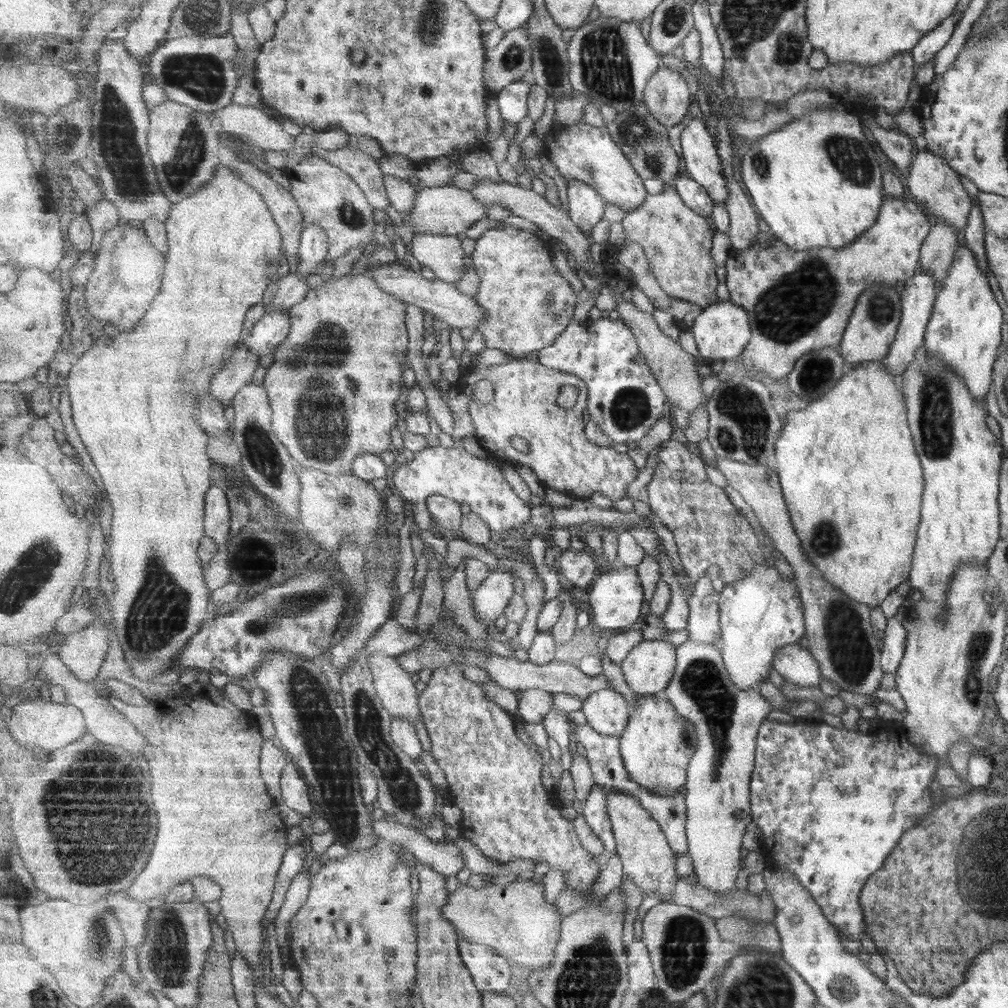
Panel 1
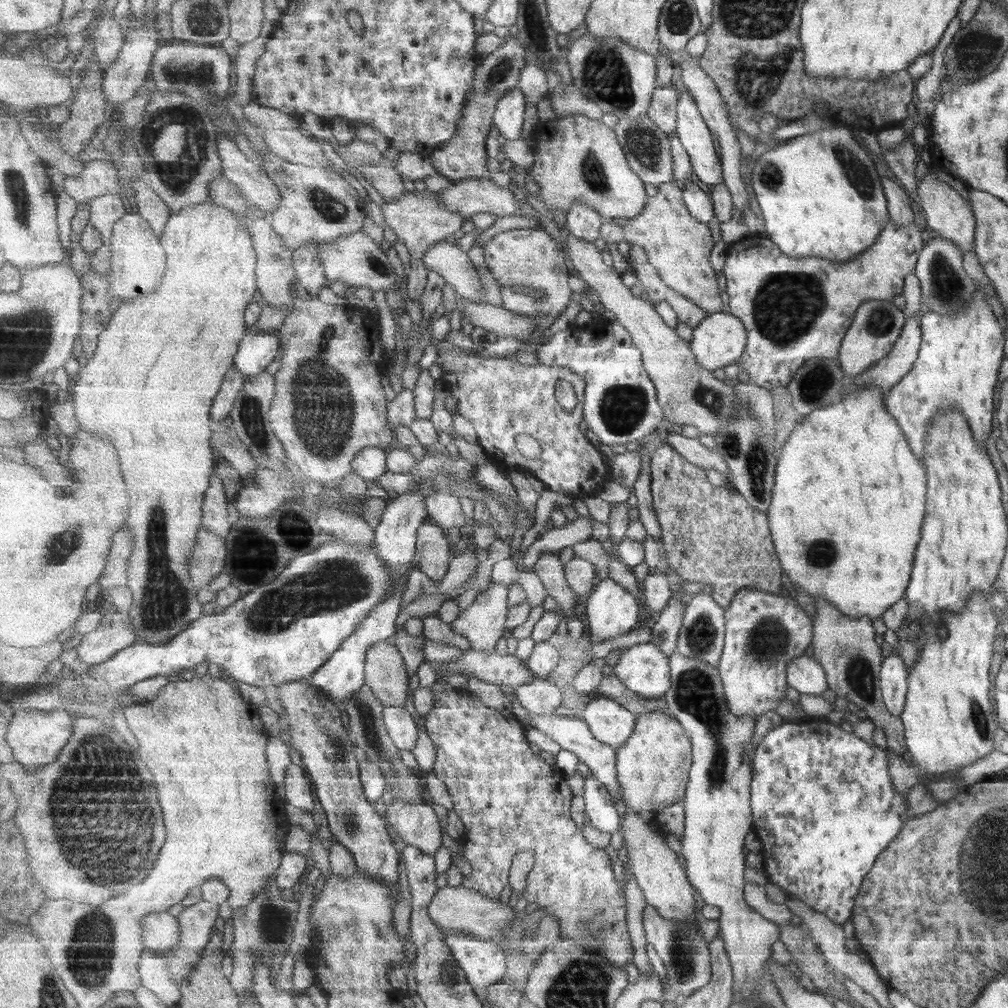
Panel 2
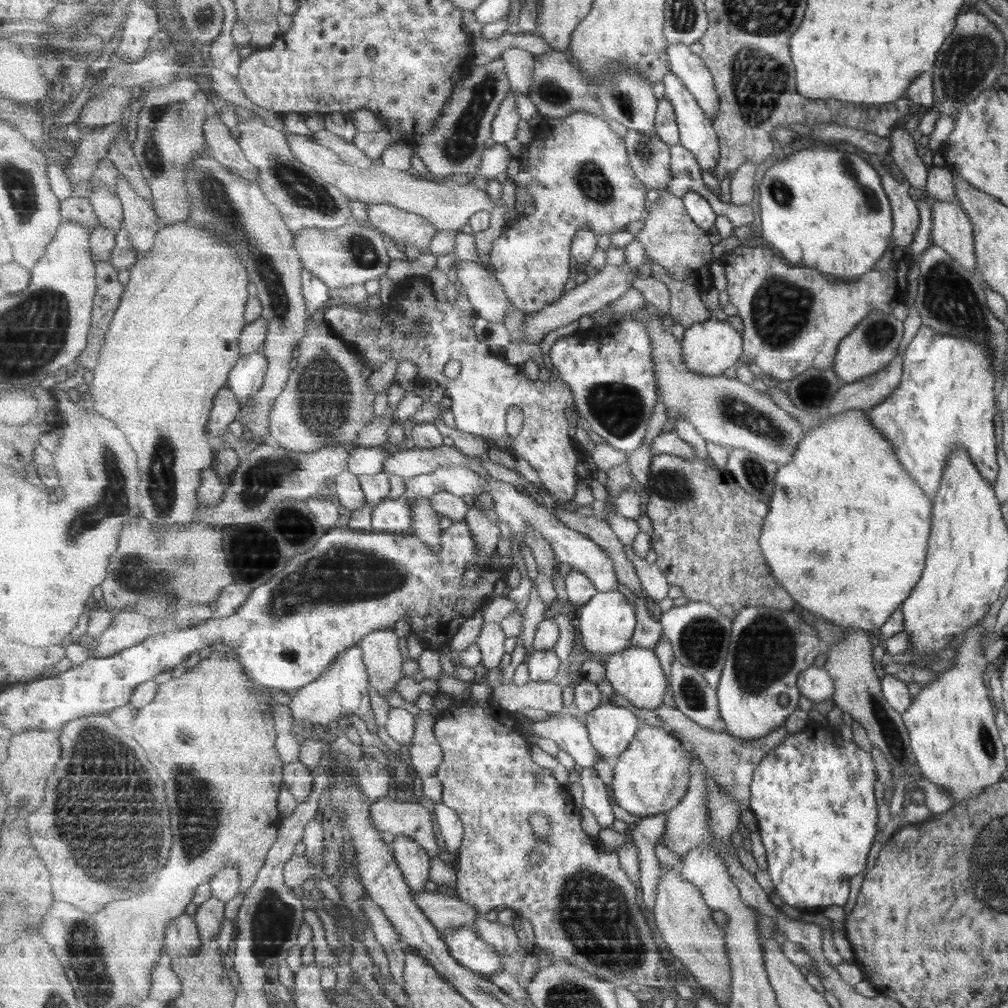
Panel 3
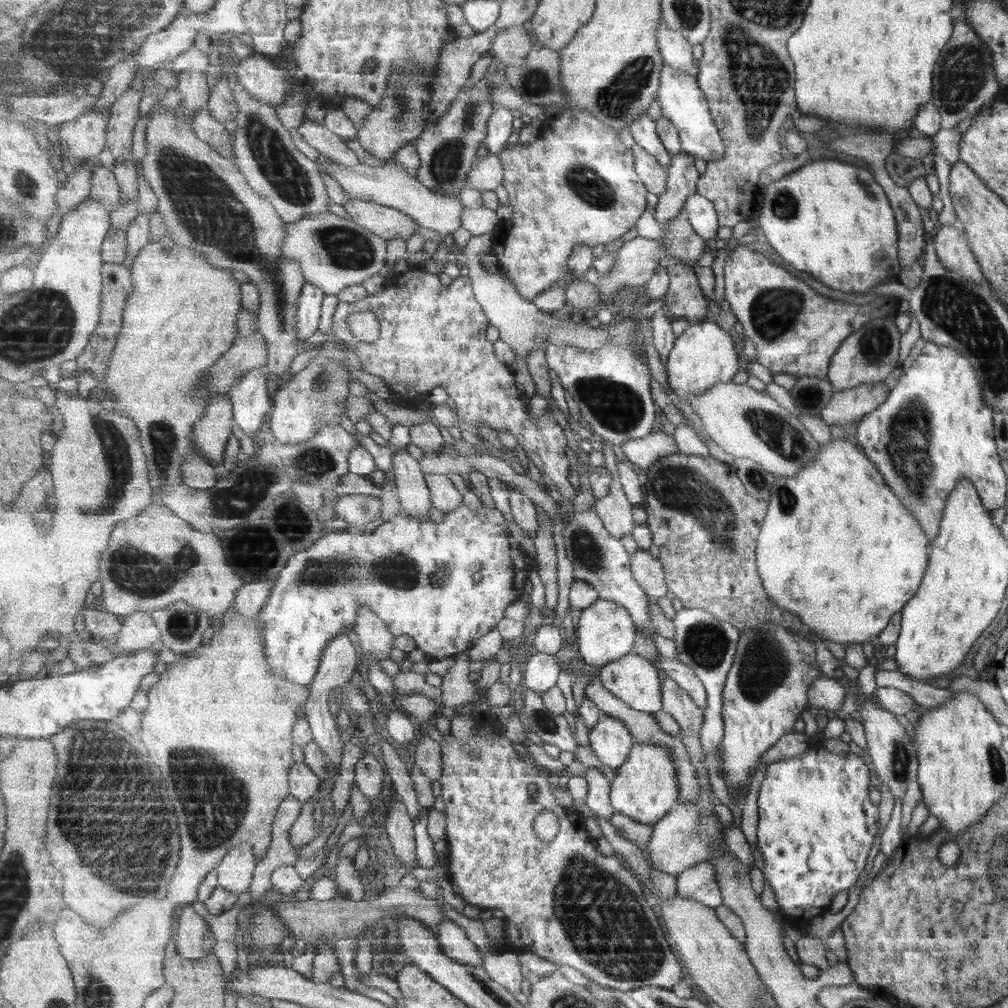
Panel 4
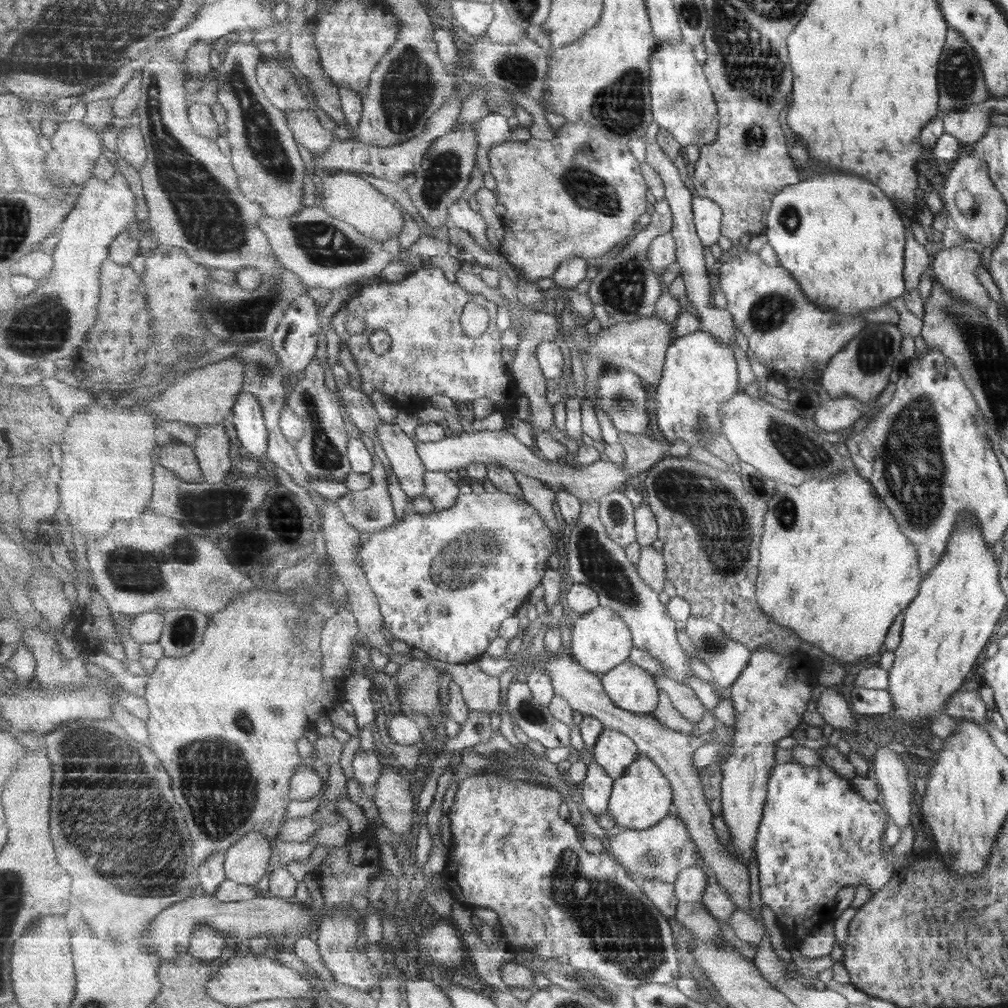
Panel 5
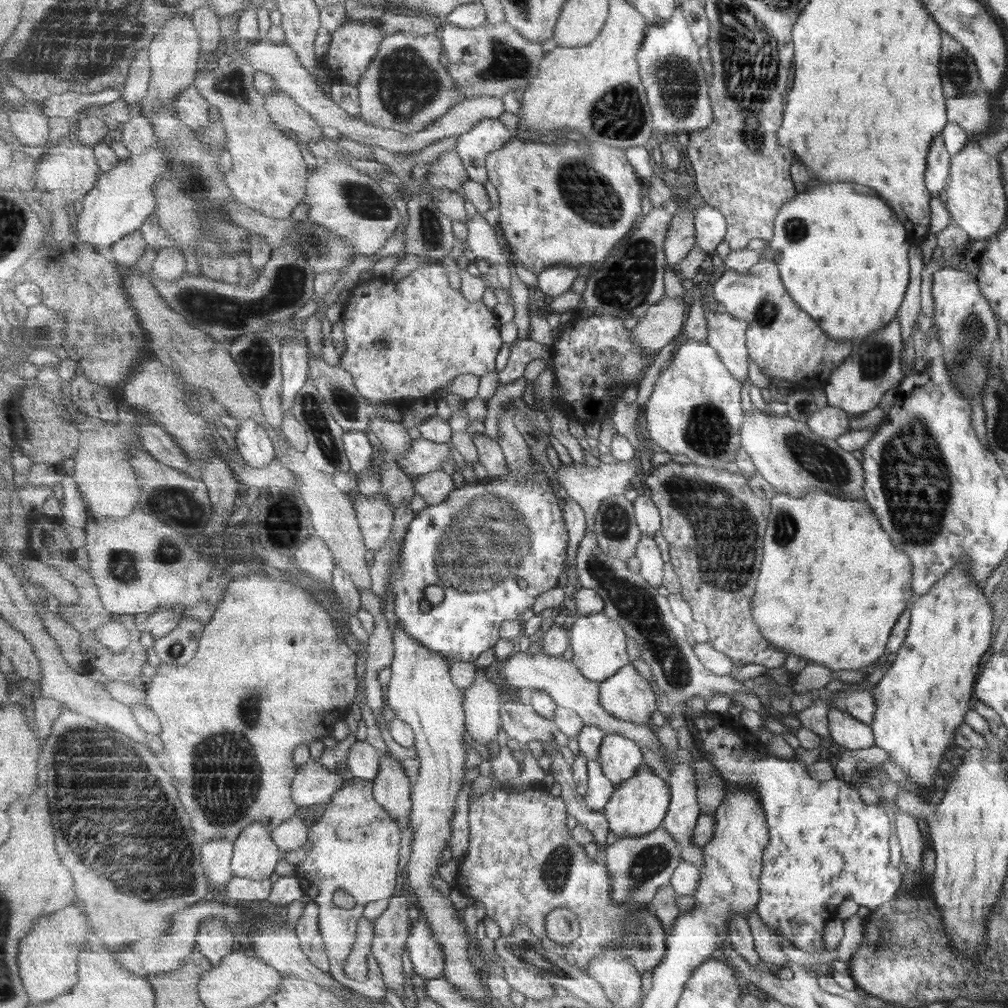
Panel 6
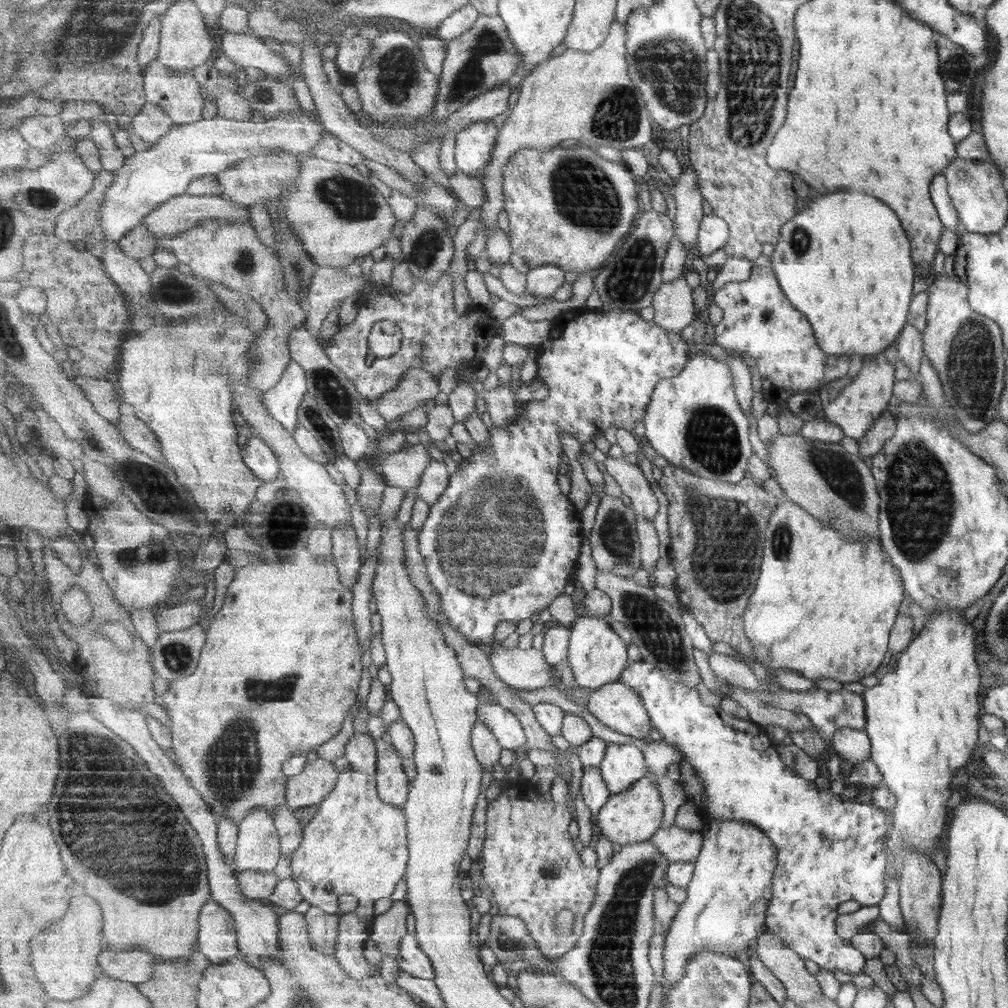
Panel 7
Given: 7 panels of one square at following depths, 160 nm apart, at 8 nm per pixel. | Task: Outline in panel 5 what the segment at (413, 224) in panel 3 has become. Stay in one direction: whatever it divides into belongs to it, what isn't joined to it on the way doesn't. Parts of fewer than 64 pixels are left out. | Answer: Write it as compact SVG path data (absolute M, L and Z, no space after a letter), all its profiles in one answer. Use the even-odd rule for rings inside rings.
M345 171L330 173L322 178L322 200L320 206L329 211L331 216L339 218L357 228L361 234L373 237L385 243L397 238L404 230L405 219L401 208L395 206L392 199L388 199L373 184L365 178Z

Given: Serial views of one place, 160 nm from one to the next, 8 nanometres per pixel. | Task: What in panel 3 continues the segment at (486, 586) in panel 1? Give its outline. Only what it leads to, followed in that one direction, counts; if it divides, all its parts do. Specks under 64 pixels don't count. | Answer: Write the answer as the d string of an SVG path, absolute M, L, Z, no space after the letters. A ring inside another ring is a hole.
M484 621L476 643L481 647L482 664L488 670L498 670L505 656L505 638L501 623Z

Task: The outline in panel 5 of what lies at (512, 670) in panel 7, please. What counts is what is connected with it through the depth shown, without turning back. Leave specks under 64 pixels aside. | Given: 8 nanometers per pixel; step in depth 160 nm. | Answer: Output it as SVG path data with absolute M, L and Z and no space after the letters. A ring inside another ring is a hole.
M565 654L555 655L547 661L539 661L533 667L544 668L548 675L552 678L554 691L559 696L569 701L573 710L577 710L585 716L594 716L598 718L604 726L612 728L619 732L624 732L627 736L632 737L636 742L641 755L649 756L661 768L665 777L671 782L674 791L674 808L673 813L679 816L688 831L692 835L692 839L696 842L700 856L706 860L709 868L716 874L719 884L725 888L725 892L729 894L729 898L734 902L735 906L743 909L756 919L759 915L751 908L751 884L749 884L749 867L740 860L740 856L736 856L732 852L730 845L723 844L717 834L717 828L713 825L716 814L712 812L709 806L708 798L705 797L704 782L701 781L702 770L697 769L696 753L699 747L703 746L708 740L718 738L724 744L731 745L734 742L736 730L733 726L725 726L717 723L715 727L703 735L694 737L685 735L680 731L671 730L663 725L652 715L641 715L629 712L624 708L619 708L611 698L608 692L605 692L601 676L596 673L589 672L587 668L581 666L573 656Z

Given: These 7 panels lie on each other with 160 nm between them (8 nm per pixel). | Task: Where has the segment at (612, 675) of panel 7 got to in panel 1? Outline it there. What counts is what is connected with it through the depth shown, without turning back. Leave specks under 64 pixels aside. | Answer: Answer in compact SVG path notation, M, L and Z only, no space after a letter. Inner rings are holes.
M617 564L608 572L600 572L586 593L592 608L593 620L600 628L627 630L641 623L641 610L643 610L643 600L646 598L637 567Z

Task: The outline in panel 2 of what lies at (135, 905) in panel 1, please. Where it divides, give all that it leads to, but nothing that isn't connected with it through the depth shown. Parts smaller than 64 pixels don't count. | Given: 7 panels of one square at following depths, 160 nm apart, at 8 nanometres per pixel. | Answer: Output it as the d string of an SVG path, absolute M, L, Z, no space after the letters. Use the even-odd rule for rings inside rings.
M152 912L143 920L145 946L158 954L168 954L178 945L178 936L182 928L173 914Z

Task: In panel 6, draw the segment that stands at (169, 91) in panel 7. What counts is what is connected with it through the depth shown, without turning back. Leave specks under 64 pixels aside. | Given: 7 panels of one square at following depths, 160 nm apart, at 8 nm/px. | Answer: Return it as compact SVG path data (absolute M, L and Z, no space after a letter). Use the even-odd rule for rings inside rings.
M195 85L187 88L173 101L178 117L197 132L201 132L210 120L210 102L198 92Z

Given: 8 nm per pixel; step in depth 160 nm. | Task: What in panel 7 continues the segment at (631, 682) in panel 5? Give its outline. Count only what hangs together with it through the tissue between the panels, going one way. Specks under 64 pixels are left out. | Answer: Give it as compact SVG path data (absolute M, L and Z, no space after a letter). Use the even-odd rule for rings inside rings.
M623 680L592 690L588 709L609 728L633 738L647 738L654 727L639 692Z

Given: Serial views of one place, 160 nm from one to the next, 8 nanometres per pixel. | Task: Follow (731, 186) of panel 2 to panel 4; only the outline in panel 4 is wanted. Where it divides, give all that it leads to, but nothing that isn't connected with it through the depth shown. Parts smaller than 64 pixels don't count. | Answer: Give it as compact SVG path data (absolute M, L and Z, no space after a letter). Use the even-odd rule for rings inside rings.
M663 16L660 26L657 29L660 51L664 56L664 62L670 64L677 70L687 71L693 76L698 76L698 62L693 58L693 45L676 30L673 30Z

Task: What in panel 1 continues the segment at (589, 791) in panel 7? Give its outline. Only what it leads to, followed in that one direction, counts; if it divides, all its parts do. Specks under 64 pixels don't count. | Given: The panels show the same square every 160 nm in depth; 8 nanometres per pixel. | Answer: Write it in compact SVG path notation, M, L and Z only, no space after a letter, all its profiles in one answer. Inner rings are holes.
M600 785L593 788L593 792L587 798L585 808L582 811L582 815L593 833L599 836L599 839L604 842L605 848L609 852L615 853L617 841L608 812L607 798L605 798Z

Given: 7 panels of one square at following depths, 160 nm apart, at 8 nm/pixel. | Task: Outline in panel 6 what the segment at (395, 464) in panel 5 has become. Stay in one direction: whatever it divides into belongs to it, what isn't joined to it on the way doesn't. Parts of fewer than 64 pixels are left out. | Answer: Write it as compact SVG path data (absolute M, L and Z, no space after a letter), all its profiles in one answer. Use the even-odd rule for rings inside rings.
M383 417L373 418L370 429L381 439L384 448L394 452L397 457L411 450L413 438L400 421Z

